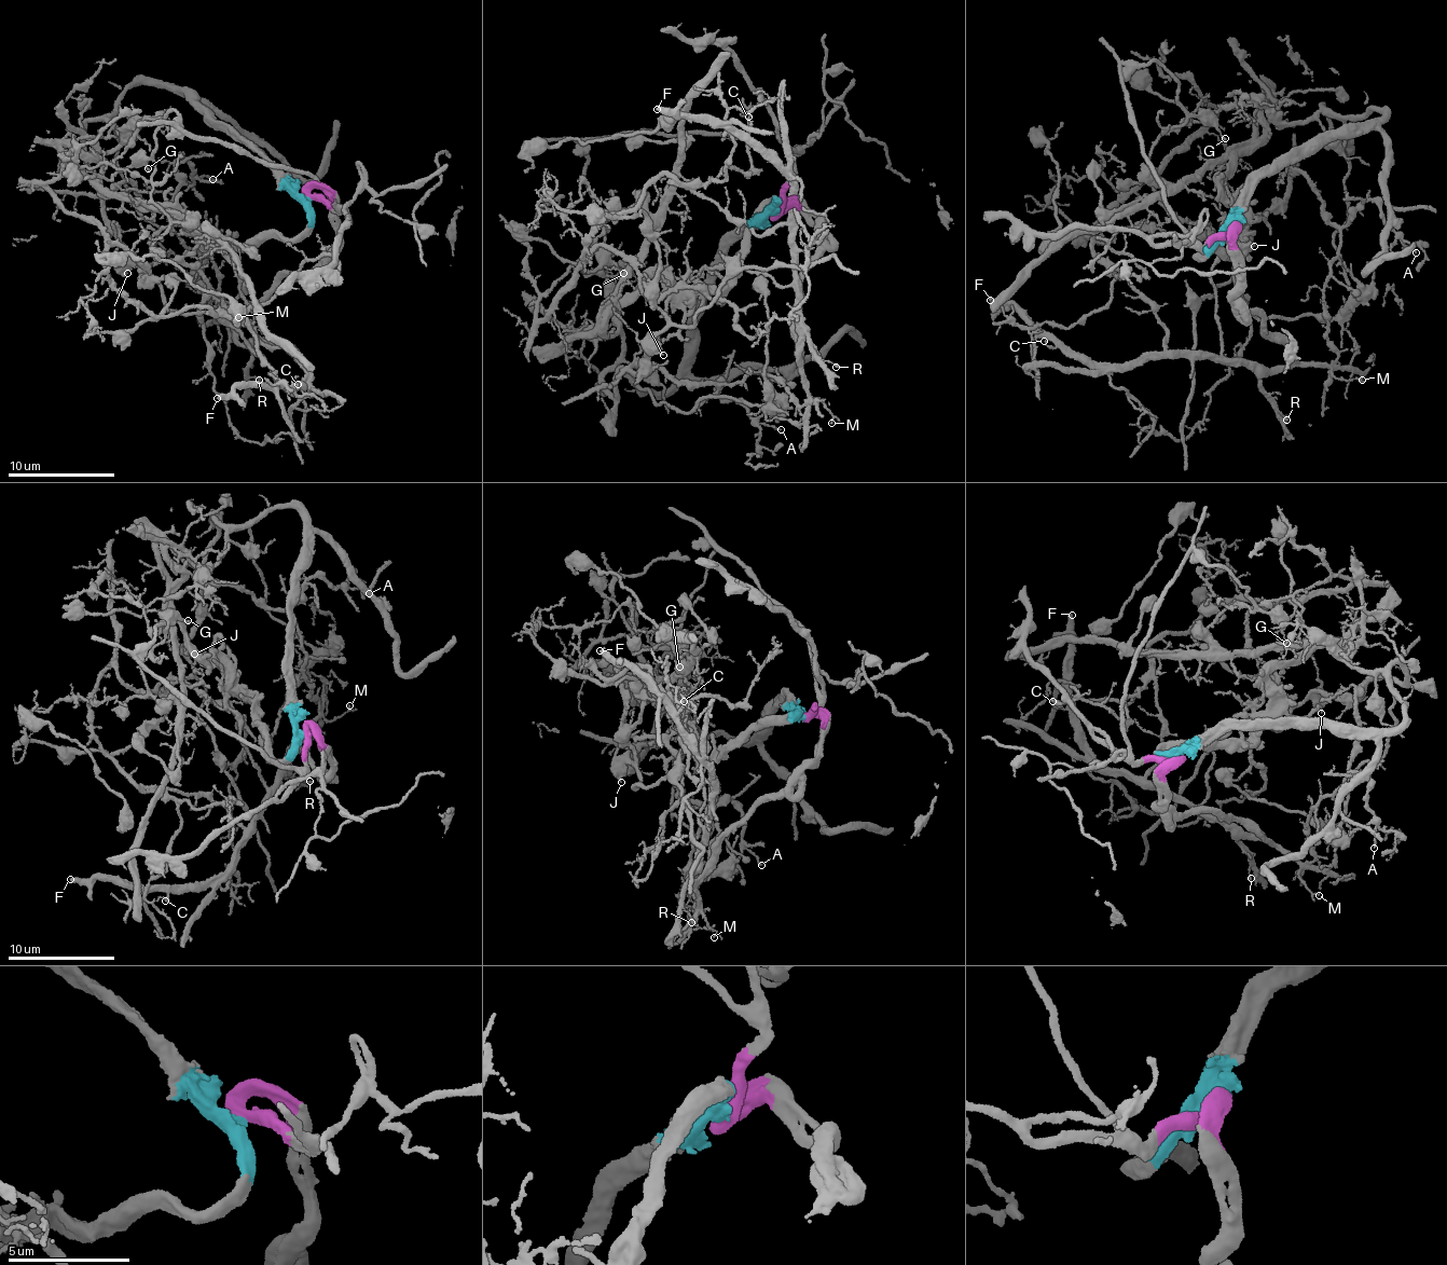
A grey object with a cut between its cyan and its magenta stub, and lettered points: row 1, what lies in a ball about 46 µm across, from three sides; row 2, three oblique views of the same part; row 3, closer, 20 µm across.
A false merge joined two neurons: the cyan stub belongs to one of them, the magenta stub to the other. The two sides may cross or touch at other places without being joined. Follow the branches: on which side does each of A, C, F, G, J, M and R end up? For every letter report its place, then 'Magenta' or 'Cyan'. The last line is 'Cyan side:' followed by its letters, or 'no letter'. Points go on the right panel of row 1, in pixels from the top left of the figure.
A: Place: (1416, 252). Cyan
C: Place: (1044, 341). Magenta
F: Place: (990, 300). Magenta
G: Place: (1225, 138). Magenta
J: Place: (1254, 246). Cyan
M: Place: (1362, 380). Magenta
R: Place: (1286, 420). Magenta
Cyan side: A, J

